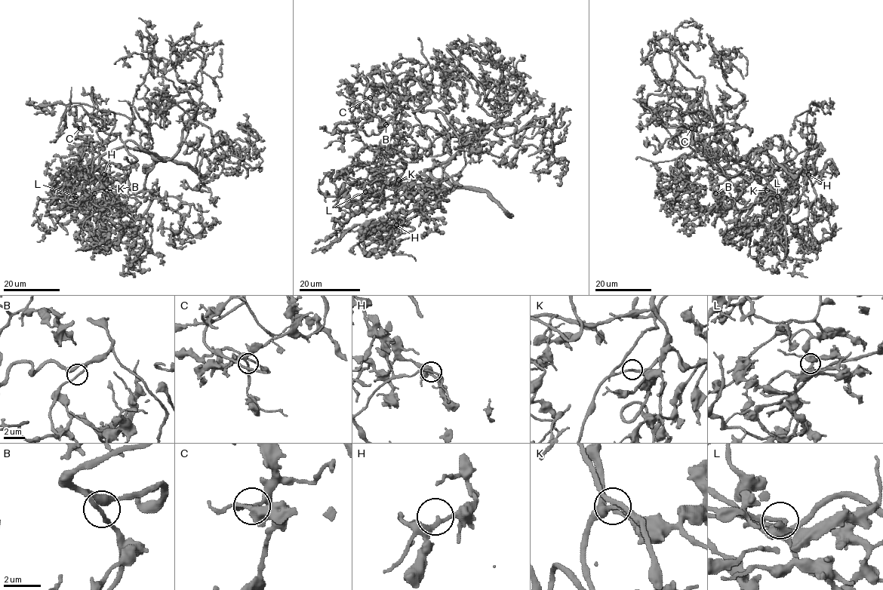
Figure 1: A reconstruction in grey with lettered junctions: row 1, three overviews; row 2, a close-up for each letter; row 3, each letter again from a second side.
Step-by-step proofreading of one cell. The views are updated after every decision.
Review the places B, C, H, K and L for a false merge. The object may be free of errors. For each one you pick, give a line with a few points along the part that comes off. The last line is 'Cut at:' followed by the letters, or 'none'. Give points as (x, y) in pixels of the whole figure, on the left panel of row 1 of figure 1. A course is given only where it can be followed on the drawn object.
Cut at: none

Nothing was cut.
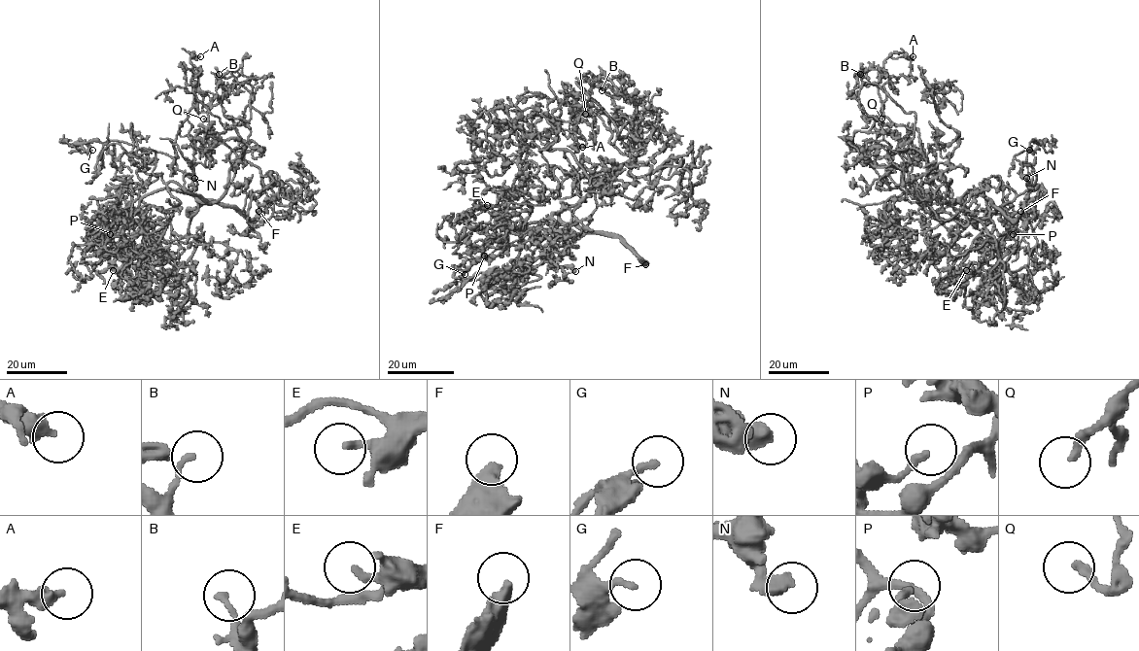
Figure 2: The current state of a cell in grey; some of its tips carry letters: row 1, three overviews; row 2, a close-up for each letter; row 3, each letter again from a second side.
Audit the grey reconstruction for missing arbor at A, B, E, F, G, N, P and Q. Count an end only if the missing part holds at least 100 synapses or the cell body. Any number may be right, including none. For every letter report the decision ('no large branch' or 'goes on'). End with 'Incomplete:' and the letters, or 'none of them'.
A: no large branch
B: no large branch
E: no large branch
F: goes on
G: no large branch
N: no large branch
P: no large branch
Q: goes on
Incomplete: F, Q

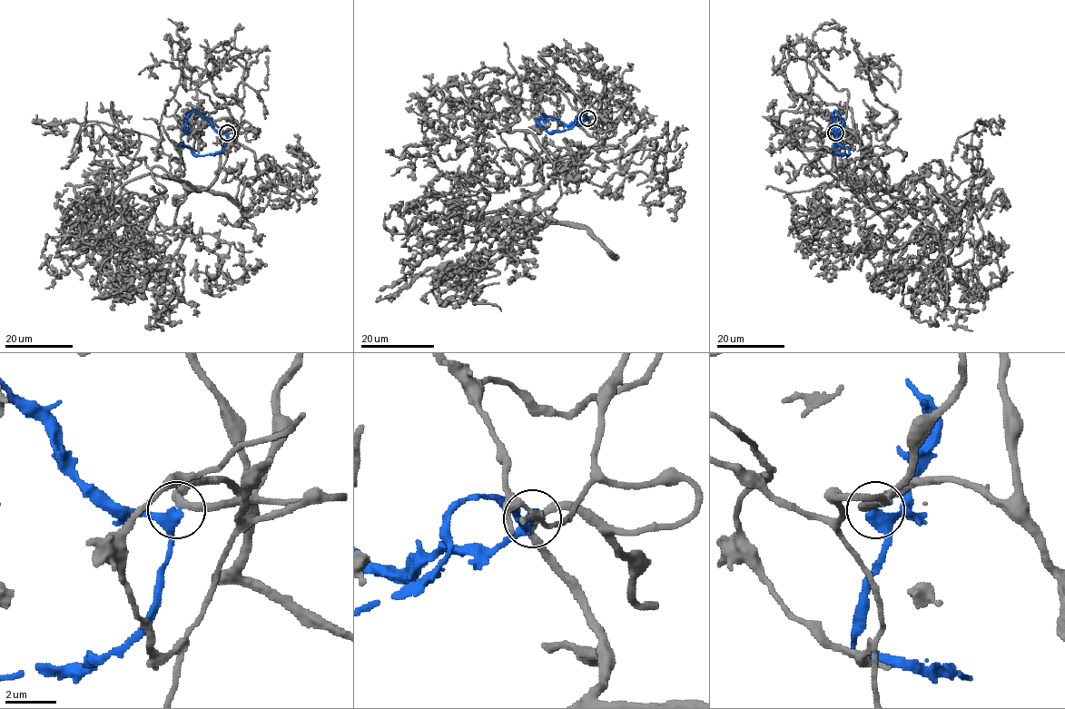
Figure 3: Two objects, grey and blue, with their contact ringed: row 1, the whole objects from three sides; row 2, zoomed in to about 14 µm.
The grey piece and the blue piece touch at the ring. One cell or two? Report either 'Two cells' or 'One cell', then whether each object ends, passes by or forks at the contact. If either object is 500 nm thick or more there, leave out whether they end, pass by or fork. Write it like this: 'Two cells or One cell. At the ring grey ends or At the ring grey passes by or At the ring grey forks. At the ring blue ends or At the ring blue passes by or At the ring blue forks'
Two cells. At the ring grey passes by. At the ring blue passes by

